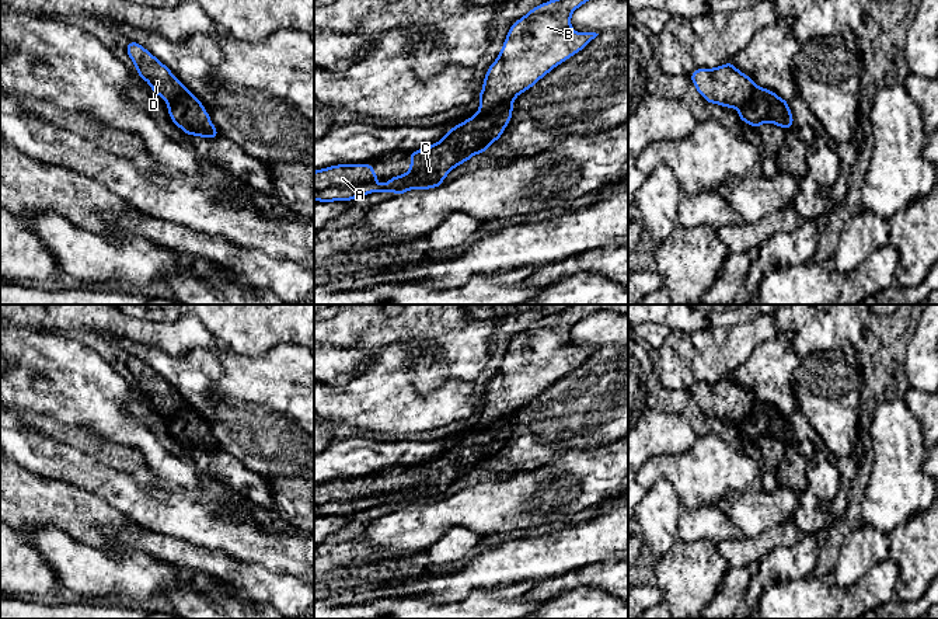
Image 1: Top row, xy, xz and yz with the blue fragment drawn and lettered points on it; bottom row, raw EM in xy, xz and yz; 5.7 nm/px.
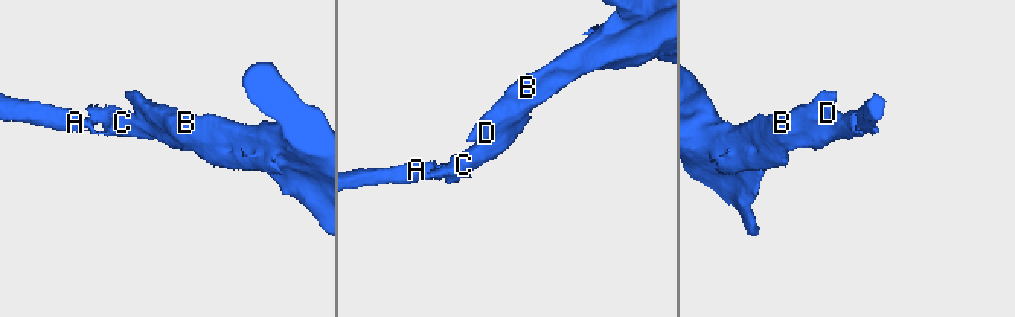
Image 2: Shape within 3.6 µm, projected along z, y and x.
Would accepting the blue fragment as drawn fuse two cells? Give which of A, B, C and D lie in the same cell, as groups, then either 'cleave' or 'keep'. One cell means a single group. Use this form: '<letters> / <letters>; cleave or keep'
A C / B D; cleave

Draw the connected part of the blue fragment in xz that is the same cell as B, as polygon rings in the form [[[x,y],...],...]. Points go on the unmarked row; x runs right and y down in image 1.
[[[569,305],[531,324],[509,342],[495,376],[487,383],[478,407],[482,430],[531,403],[571,371],[579,368],[599,348],[576,347],[571,330],[596,312],[628,312],[628,305]]]

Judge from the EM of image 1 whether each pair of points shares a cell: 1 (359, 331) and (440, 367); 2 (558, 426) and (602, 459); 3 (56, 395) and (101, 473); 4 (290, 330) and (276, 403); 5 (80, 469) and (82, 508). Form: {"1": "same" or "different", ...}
{"1": "same", "2": "different", "3": "different", "4": "different", "5": "different"}

